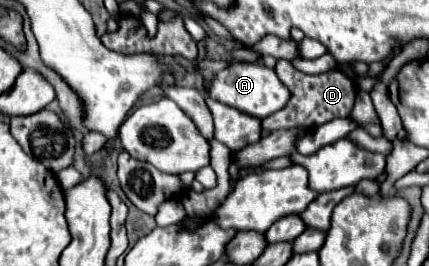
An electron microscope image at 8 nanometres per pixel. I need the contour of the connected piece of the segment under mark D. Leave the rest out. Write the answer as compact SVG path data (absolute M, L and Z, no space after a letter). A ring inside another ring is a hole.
M277 61L275 73L283 81L283 85L289 89L291 99L281 111L277 111L275 115L261 121L263 129L275 131L275 129L291 129L291 127L299 127L299 125L301 127L311 127L311 125L317 127L331 119L347 117L355 103L355 93L357 93L355 83L339 69L331 69L321 75L305 75L305 73L297 71L289 61Z

